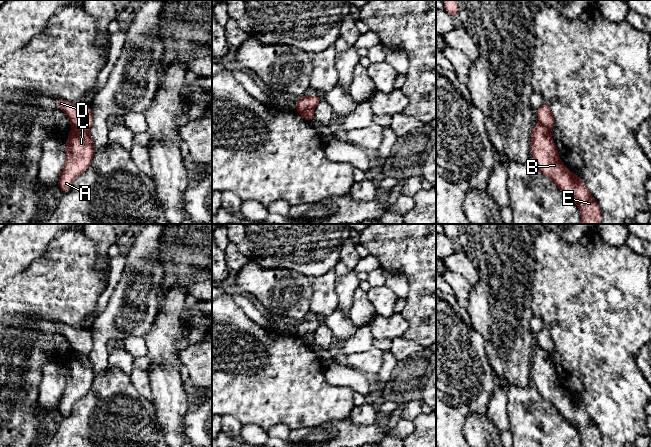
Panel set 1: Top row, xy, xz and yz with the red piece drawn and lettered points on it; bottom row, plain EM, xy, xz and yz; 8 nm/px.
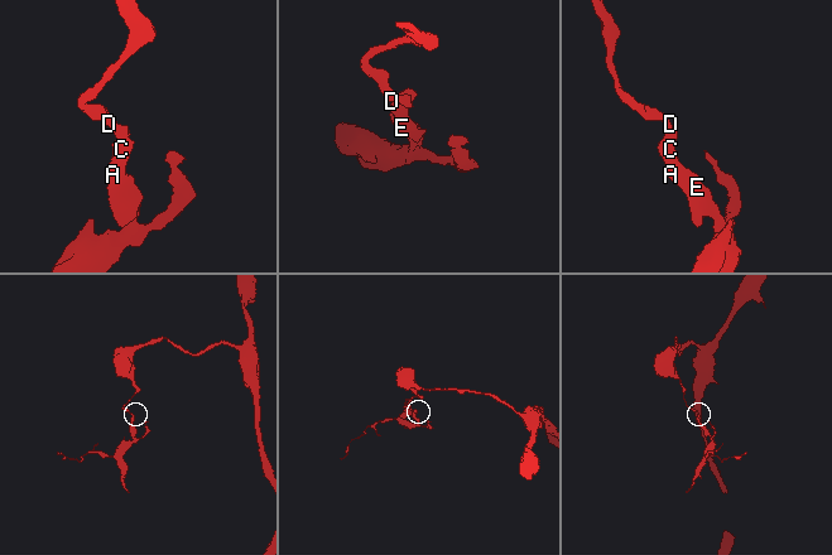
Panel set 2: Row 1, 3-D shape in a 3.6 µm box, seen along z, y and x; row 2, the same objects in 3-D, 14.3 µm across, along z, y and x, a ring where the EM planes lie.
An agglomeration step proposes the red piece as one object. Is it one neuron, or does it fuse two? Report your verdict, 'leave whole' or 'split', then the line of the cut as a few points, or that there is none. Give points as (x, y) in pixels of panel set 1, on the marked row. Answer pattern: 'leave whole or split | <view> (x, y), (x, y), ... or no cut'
split | xy (73, 126), (88, 130)

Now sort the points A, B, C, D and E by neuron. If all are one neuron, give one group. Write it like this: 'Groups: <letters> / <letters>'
Groups: A B C E / D

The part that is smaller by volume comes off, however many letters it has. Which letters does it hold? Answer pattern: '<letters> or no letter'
A, B, C, E

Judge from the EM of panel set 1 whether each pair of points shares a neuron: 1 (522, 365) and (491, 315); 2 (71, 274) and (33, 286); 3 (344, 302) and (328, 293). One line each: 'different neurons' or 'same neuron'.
1: same neuron
2: same neuron
3: different neurons

